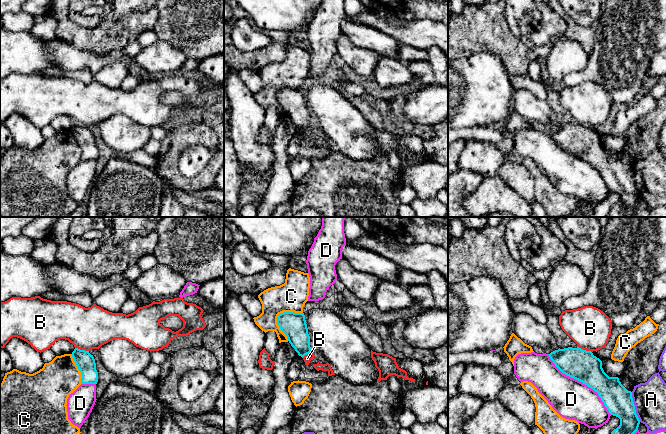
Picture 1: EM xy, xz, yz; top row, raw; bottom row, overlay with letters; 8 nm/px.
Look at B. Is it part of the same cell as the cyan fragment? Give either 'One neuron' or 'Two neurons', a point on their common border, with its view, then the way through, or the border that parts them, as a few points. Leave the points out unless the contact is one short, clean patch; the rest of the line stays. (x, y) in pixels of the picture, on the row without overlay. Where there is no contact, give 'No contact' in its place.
Two neurons. Touches cyan at yz (584, 126). Boundary: yz (577, 122), (591, 128)

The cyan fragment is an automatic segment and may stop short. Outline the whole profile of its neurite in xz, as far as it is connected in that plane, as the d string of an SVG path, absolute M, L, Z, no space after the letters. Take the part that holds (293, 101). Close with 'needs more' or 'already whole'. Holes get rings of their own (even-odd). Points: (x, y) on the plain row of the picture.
M283 88L277 100L299 132L303 134L312 127L304 89Z; already whole

